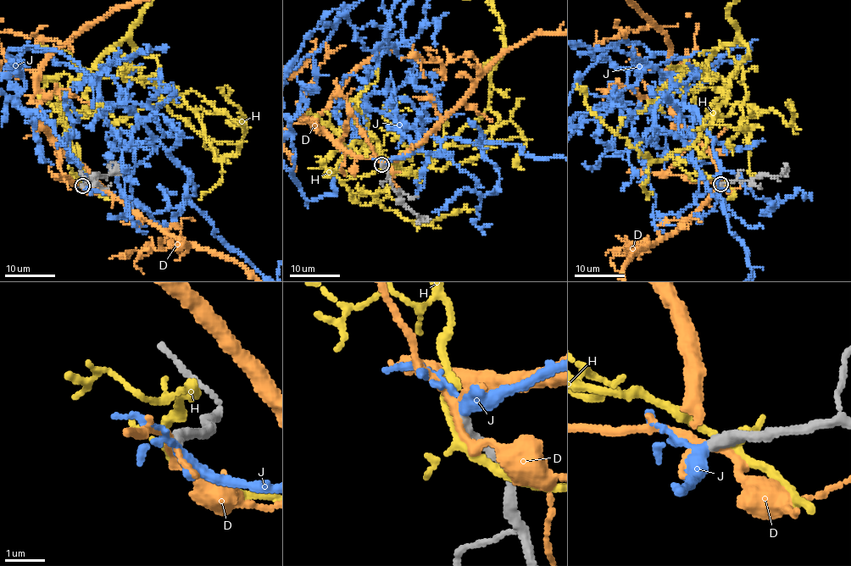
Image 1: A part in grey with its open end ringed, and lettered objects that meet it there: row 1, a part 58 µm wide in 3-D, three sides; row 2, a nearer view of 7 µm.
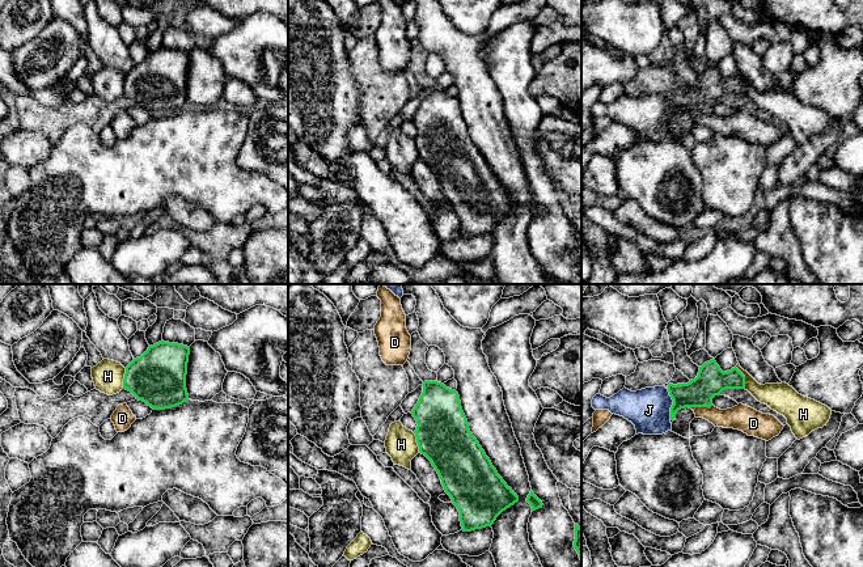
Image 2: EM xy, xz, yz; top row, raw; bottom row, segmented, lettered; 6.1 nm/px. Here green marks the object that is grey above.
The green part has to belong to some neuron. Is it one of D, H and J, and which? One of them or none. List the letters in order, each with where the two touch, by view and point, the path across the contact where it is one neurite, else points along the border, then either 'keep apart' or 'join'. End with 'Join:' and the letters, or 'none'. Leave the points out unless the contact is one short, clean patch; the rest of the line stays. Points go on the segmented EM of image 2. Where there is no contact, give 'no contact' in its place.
D: contact yz (701, 406); border yz (713, 405), (690, 407); keep apart
H: contact yz (744, 377); border yz (735, 367), (744, 376), (745, 388); keep apart
J: contact yz (672, 405); way yz (699, 392), (684, 394), (672, 405), (659, 405), (648, 410); join
Join: J

